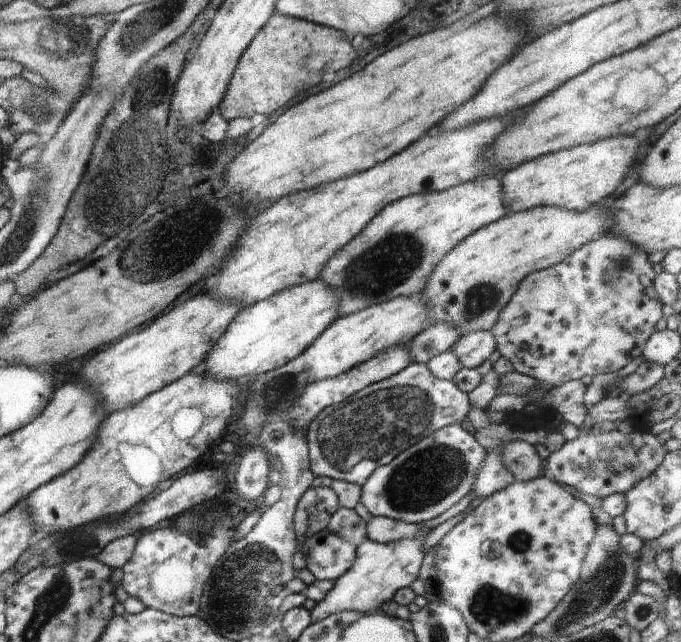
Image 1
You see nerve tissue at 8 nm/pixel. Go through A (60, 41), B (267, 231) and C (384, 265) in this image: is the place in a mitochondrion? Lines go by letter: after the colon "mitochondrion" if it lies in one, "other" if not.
A: mitochondrion
B: other
C: mitochondrion

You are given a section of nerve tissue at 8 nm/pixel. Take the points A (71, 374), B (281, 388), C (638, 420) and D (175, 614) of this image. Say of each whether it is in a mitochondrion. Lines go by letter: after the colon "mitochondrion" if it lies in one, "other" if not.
A: other
B: mitochondrion
C: other
D: other

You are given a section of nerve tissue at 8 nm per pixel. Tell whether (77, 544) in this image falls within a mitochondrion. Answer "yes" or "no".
yes

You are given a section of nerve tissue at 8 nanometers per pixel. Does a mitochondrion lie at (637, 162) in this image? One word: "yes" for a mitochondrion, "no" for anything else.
no

